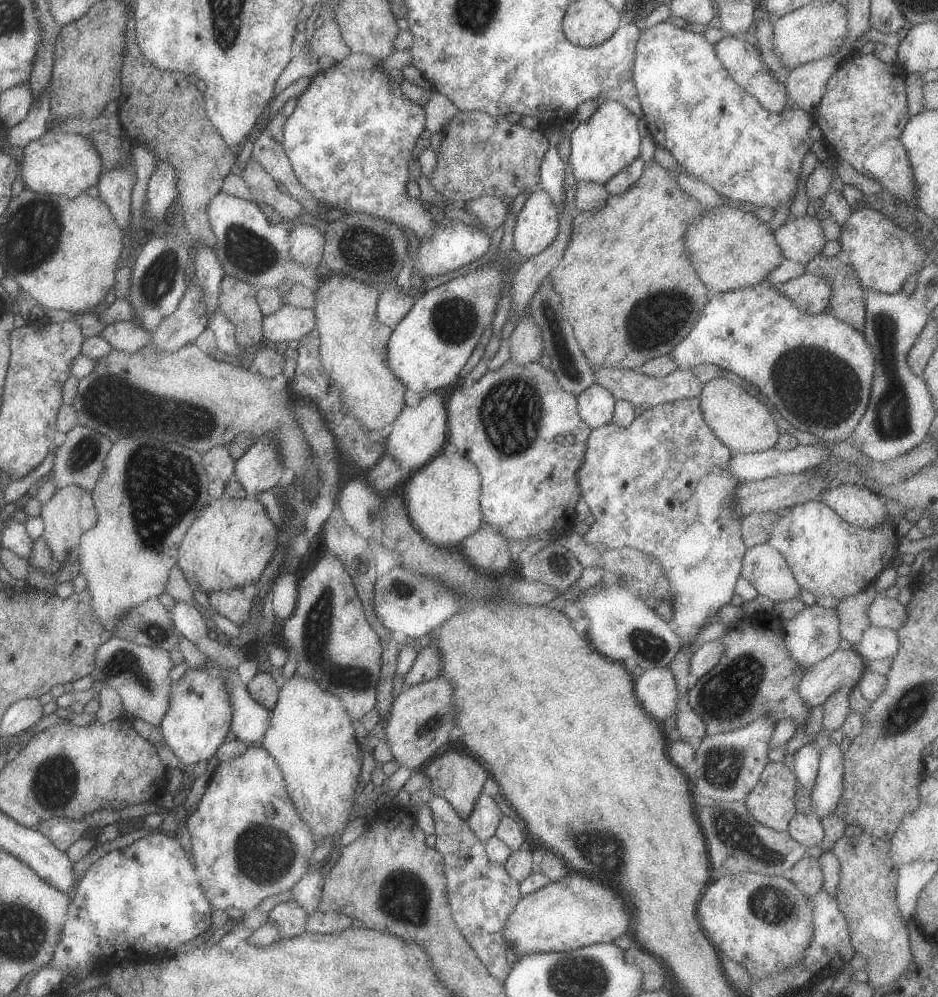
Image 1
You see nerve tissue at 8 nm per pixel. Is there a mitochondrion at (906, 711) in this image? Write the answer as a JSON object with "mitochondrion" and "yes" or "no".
{"mitochondrion":"yes"}

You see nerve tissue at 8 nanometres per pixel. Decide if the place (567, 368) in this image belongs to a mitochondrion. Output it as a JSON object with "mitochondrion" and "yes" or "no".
{"mitochondrion":"yes"}

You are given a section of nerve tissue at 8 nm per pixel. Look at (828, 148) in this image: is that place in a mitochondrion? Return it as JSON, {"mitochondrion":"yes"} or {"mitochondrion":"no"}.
{"mitochondrion":"no"}

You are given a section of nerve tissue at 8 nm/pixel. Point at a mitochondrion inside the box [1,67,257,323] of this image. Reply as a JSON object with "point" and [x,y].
{"point":[33,234]}

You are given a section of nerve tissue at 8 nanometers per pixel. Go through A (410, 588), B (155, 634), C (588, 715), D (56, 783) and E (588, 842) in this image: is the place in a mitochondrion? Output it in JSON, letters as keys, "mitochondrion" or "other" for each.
{"A":"mitochondrion","B":"mitochondrion","C":"other","D":"mitochondrion","E":"mitochondrion"}

